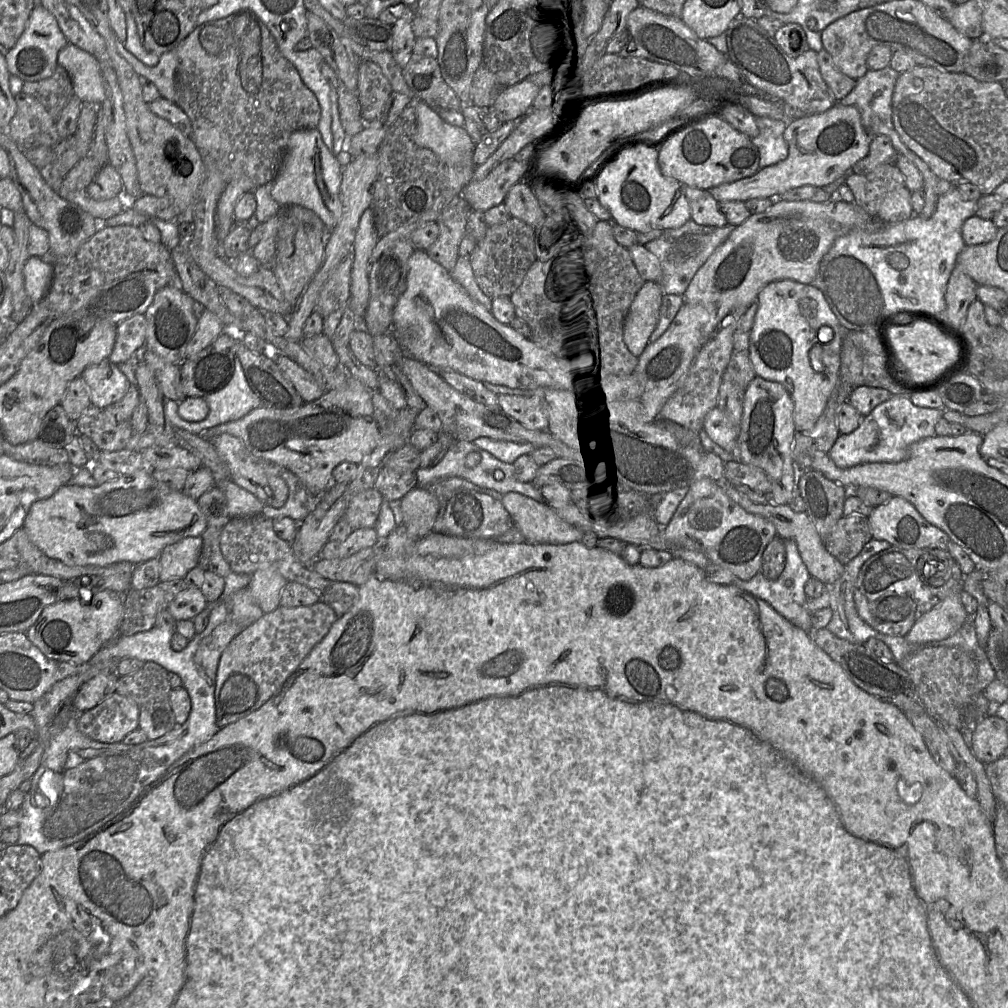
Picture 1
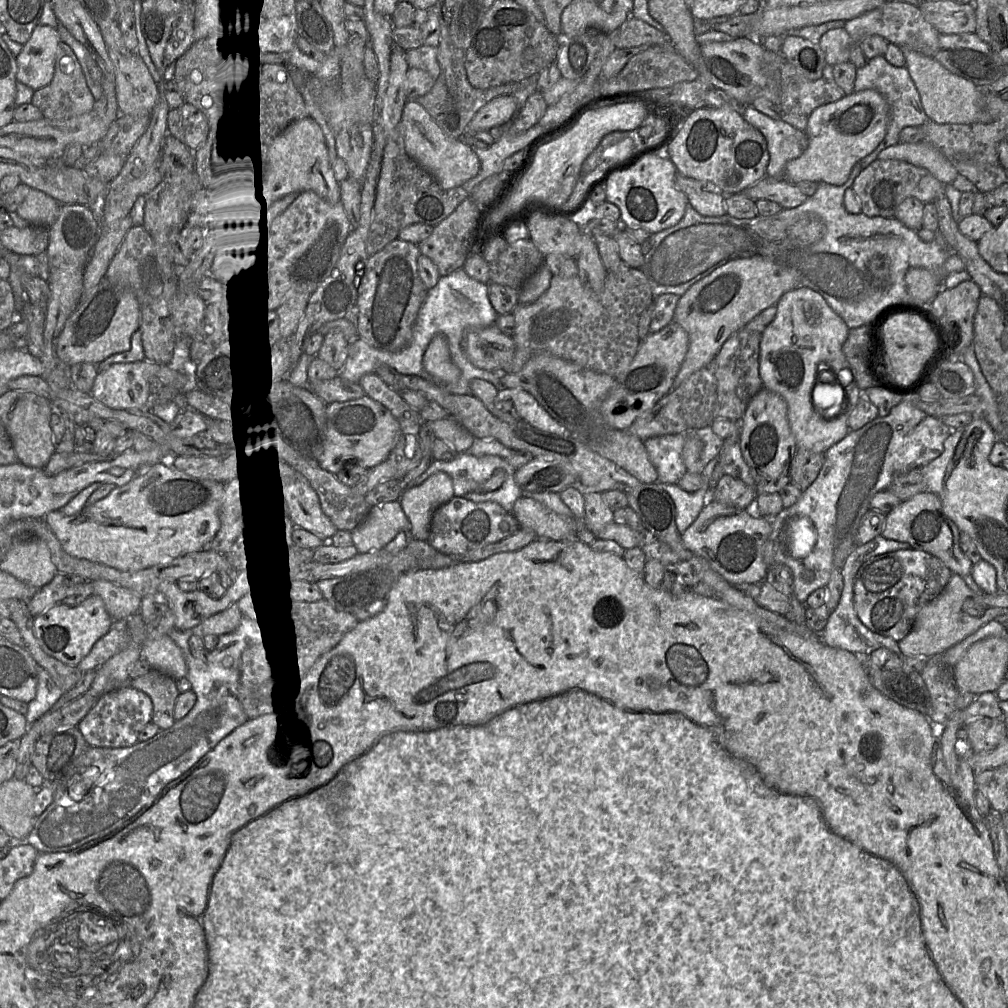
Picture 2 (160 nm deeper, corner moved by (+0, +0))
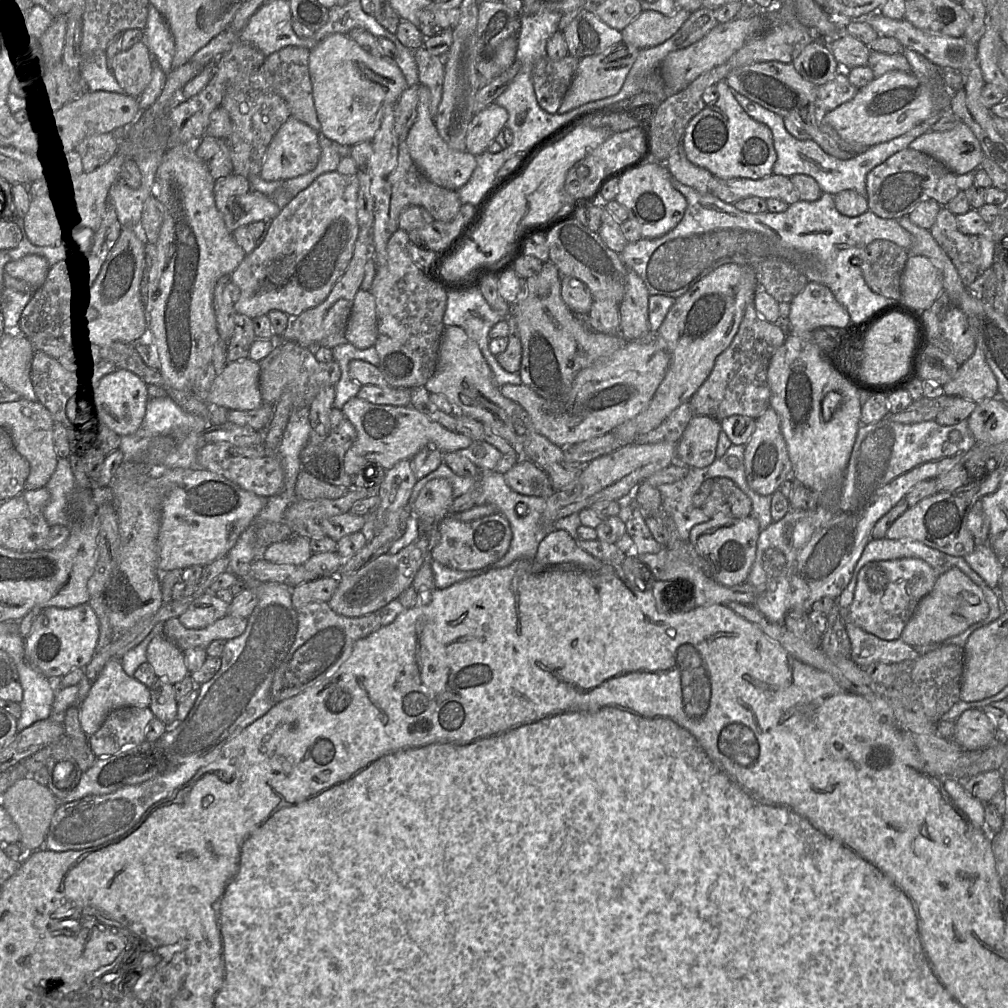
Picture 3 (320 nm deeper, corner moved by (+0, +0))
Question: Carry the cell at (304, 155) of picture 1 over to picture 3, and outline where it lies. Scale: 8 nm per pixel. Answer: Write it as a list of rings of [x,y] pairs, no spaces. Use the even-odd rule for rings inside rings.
[[[290,117],[270,142],[260,176],[265,181],[289,180],[313,170],[321,155],[318,132],[300,120]]]

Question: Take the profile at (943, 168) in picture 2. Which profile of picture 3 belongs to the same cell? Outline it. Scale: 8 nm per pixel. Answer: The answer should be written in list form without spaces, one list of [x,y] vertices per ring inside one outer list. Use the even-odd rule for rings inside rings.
[[[963,123],[949,131],[928,132],[908,148],[929,155],[957,176],[976,171],[985,158],[979,140]]]

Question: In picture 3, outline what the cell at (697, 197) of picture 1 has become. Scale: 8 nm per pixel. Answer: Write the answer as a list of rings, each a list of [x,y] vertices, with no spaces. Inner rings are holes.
[[[682,143],[672,150],[665,166],[672,177],[680,183],[690,186],[700,193],[709,193],[709,181],[713,175],[707,169],[688,160]]]

